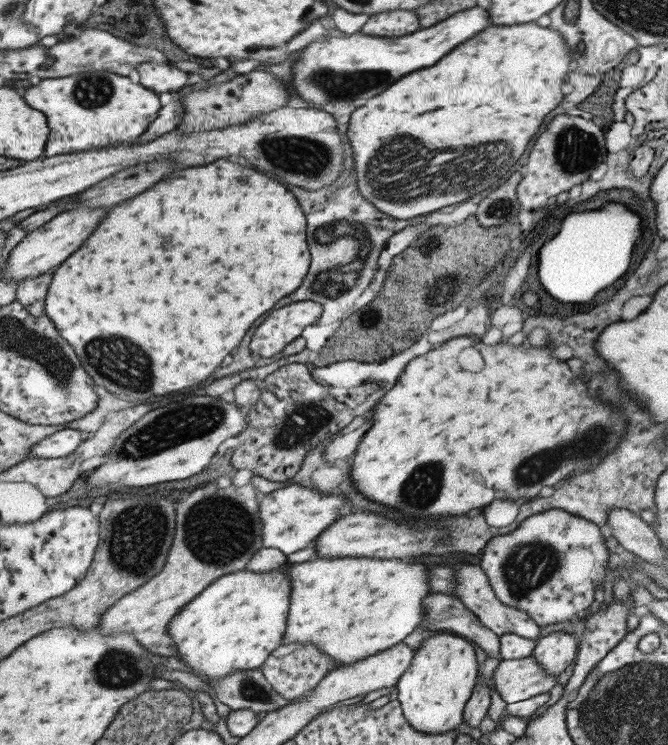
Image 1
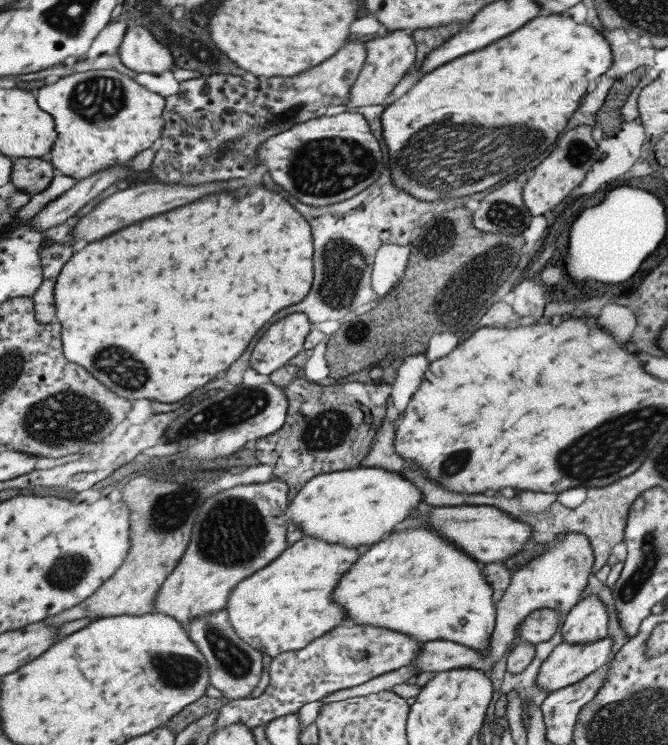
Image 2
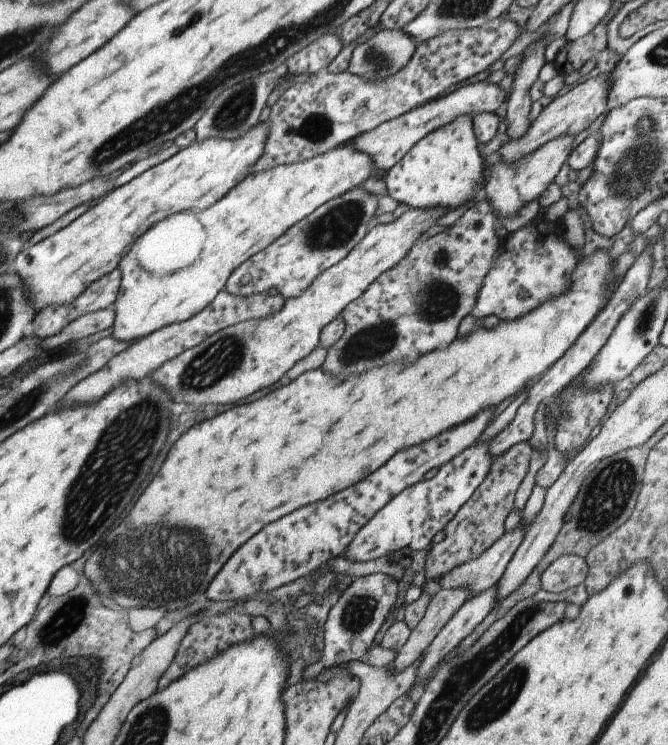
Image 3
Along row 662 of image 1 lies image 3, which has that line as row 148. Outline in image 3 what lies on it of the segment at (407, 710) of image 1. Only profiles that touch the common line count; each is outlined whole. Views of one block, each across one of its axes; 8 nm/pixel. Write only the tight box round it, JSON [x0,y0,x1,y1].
[385,116,486,210]

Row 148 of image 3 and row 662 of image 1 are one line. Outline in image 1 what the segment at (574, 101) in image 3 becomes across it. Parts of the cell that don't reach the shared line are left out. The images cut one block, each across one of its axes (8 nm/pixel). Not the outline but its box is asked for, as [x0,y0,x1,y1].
[491,657,555,704]

